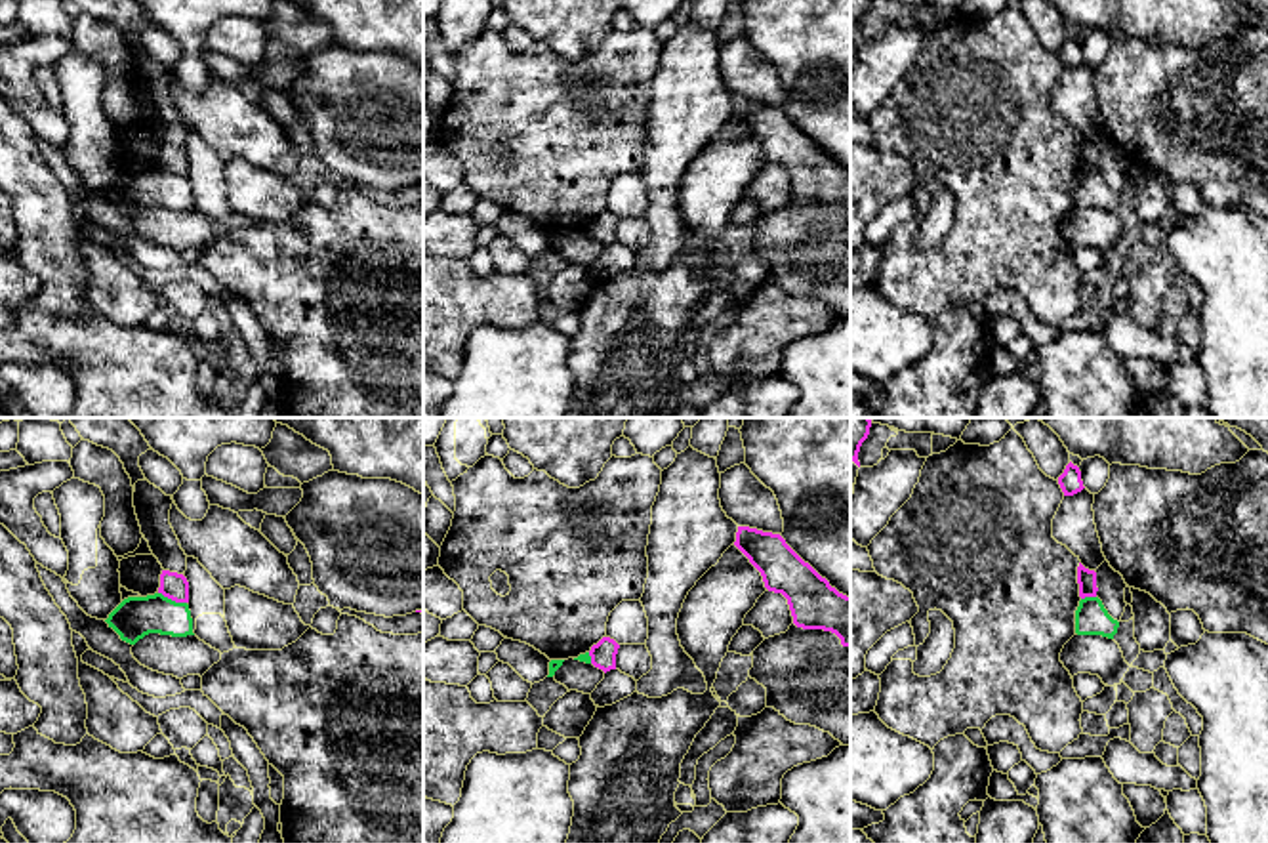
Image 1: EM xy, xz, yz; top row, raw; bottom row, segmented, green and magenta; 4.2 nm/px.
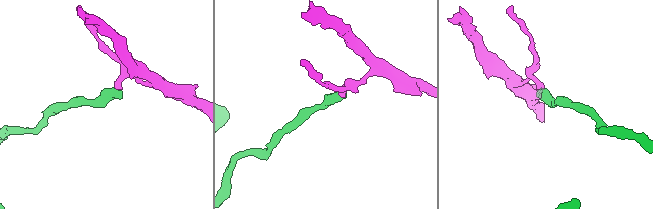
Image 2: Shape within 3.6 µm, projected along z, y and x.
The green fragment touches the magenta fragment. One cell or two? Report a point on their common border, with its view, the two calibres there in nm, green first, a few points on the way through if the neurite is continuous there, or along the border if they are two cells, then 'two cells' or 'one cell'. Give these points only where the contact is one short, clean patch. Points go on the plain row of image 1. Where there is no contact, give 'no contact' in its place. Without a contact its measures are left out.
xy (170, 172) | 180/120 nm | along xy (159, 164), (185, 176) | two cells

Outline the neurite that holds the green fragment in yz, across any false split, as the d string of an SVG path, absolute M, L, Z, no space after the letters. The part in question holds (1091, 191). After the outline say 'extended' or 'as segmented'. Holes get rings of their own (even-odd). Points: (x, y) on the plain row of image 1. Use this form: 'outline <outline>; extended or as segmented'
outline M1085 170L1075 183L1077 208L1102 208L1114 212L1119 195L1114 193L1098 170Z; as segmented

